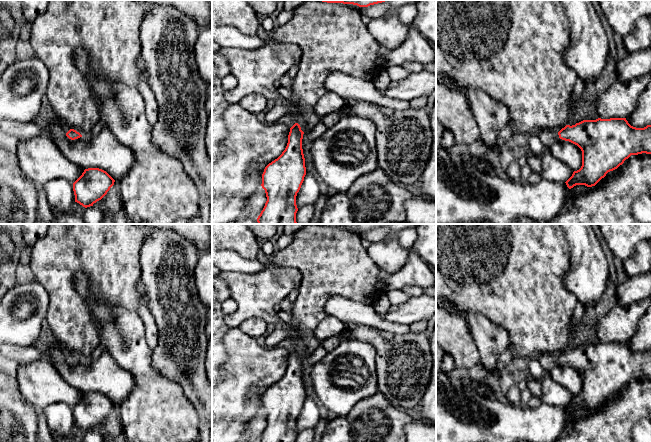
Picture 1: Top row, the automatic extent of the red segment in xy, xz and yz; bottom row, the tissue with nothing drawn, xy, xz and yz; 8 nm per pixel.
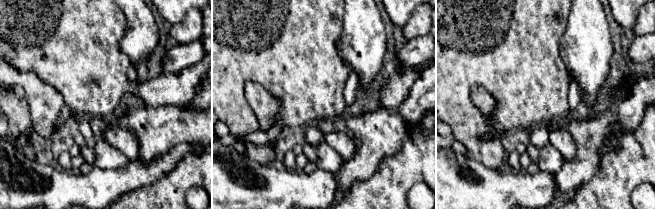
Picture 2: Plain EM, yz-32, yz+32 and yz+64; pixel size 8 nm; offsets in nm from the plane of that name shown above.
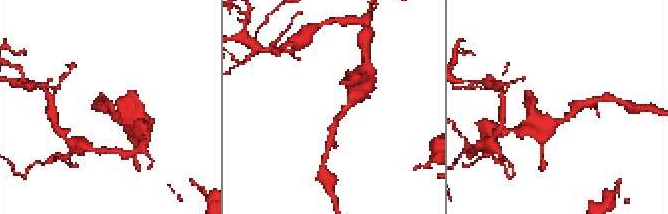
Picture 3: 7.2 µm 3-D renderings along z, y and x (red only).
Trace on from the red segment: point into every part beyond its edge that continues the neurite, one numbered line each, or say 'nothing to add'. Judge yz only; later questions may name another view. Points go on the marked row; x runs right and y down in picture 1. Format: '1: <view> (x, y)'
1: yz (547, 137)

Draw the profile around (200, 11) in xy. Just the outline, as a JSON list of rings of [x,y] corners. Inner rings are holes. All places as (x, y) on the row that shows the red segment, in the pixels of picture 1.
[[[142,0],[146,4],[169,6],[191,18],[199,28],[212,26],[212,6],[209,0]]]

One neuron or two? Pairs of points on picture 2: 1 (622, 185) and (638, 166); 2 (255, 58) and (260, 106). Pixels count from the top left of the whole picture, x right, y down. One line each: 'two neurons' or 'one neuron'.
1: one neuron
2: two neurons

